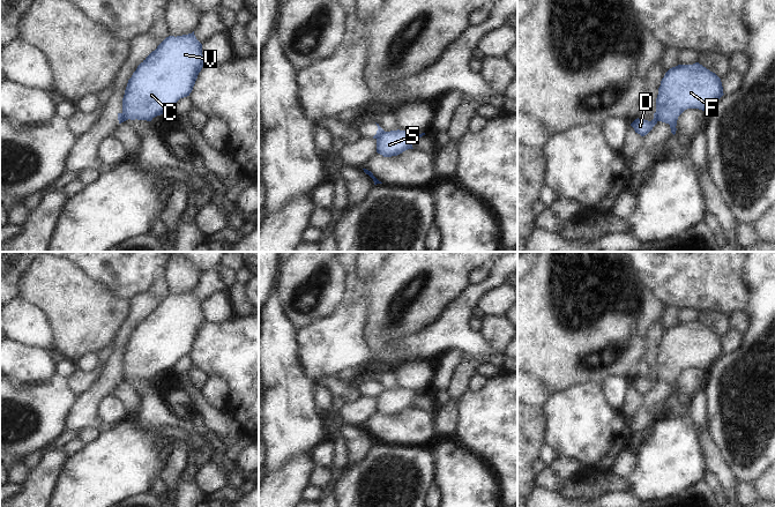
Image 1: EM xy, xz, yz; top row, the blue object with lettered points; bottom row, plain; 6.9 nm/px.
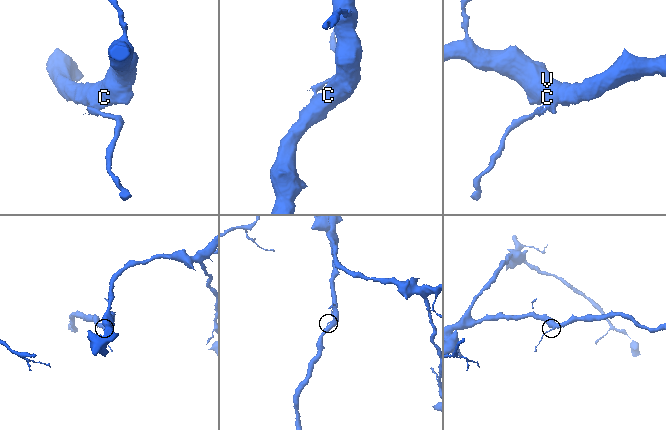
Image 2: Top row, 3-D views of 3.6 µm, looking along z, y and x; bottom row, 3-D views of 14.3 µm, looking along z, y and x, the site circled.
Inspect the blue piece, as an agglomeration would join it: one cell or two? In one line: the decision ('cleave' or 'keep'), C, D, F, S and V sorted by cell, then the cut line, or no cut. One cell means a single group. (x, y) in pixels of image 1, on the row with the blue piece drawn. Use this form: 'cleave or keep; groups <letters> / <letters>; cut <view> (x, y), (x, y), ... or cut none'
cleave; groups C F S V / D; cut yz (655, 112), (658, 120)

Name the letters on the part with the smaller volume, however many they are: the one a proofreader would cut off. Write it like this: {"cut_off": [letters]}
{"cut_off": ["D"]}

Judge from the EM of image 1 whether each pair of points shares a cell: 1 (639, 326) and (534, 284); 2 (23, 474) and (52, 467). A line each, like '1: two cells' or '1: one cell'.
1: one cell
2: two cells

